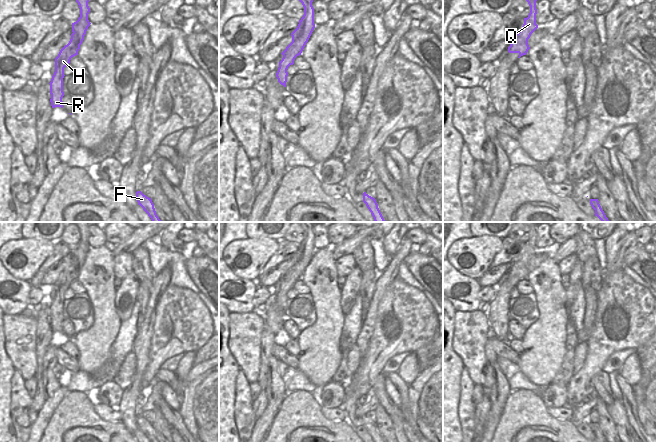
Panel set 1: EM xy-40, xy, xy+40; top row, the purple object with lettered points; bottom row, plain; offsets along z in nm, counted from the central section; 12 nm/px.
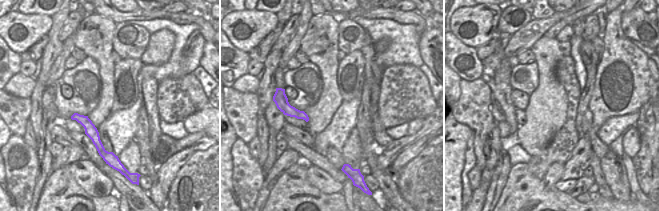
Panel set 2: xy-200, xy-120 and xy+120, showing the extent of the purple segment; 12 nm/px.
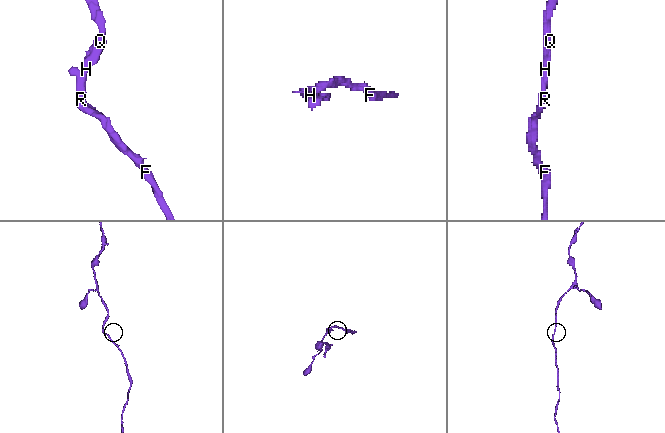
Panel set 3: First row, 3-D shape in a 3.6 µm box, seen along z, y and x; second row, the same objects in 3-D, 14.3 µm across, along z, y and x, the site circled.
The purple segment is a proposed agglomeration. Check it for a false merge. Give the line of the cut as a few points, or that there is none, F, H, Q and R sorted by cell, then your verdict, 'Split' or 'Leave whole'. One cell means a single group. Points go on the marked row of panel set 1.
No split. Groups: F H Q R. Leave whole

